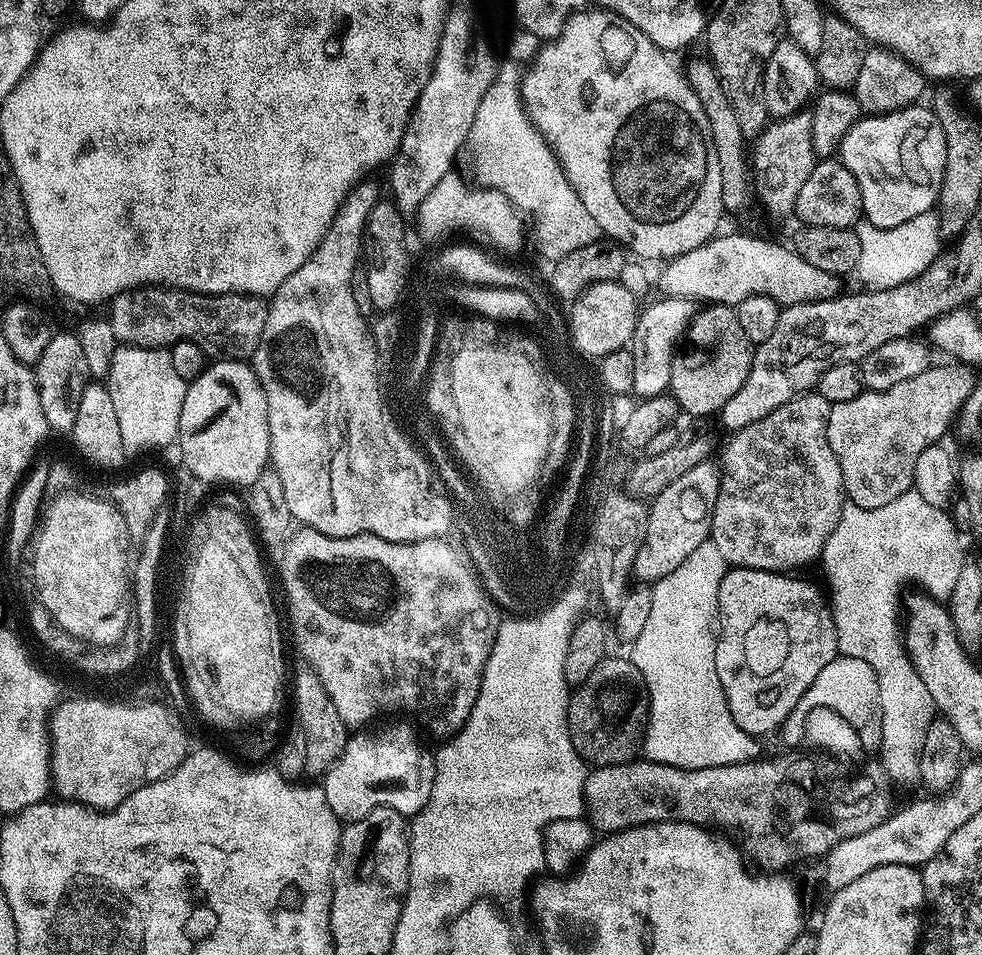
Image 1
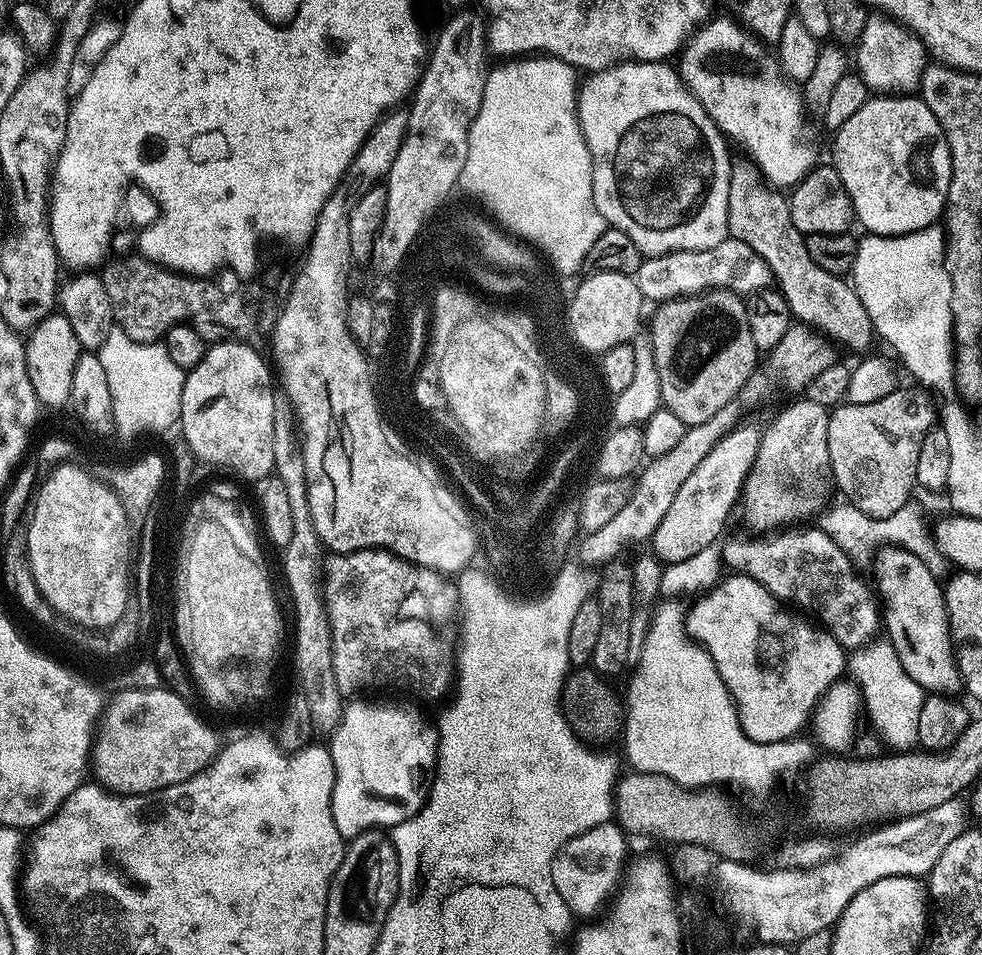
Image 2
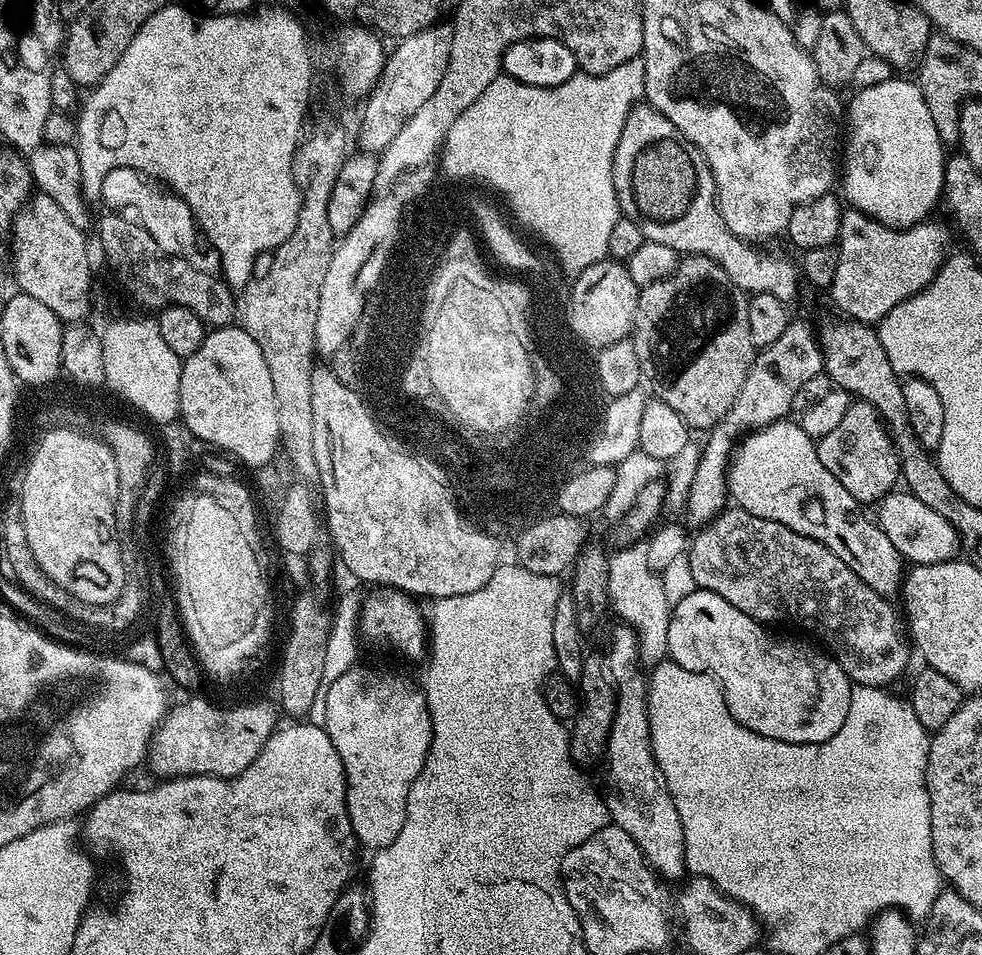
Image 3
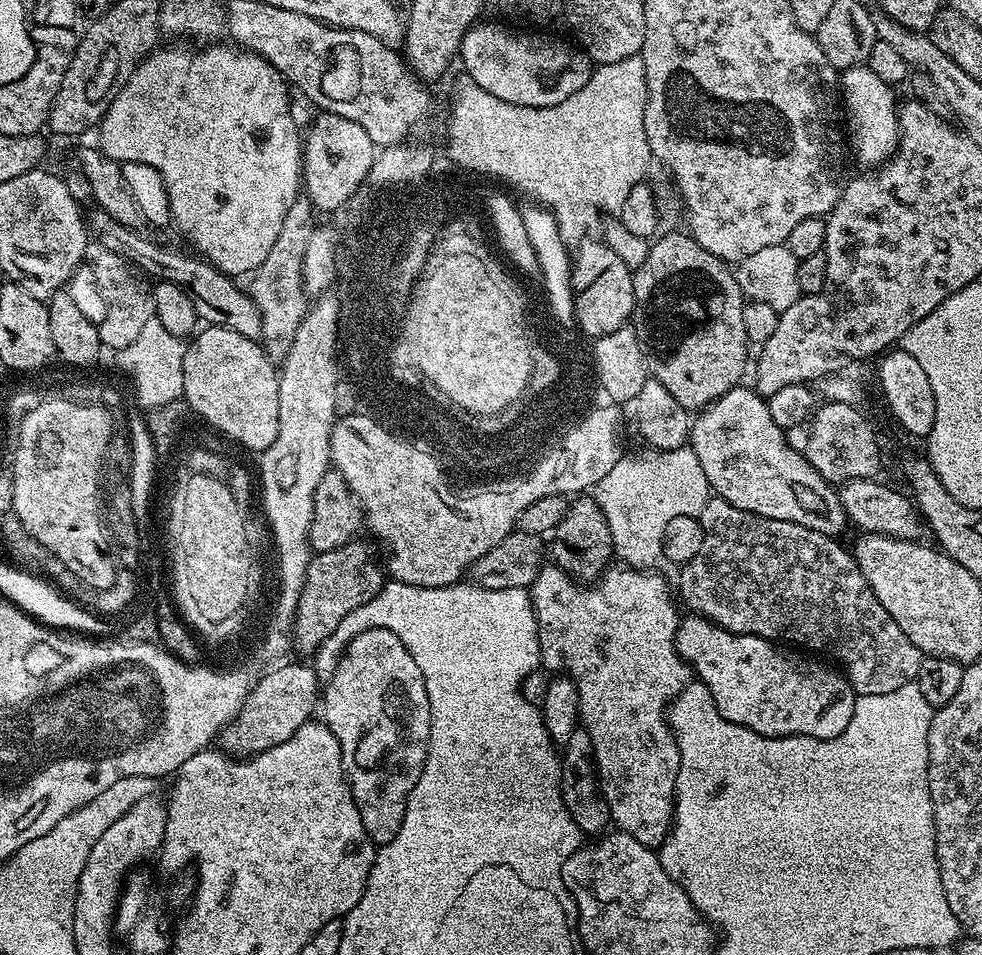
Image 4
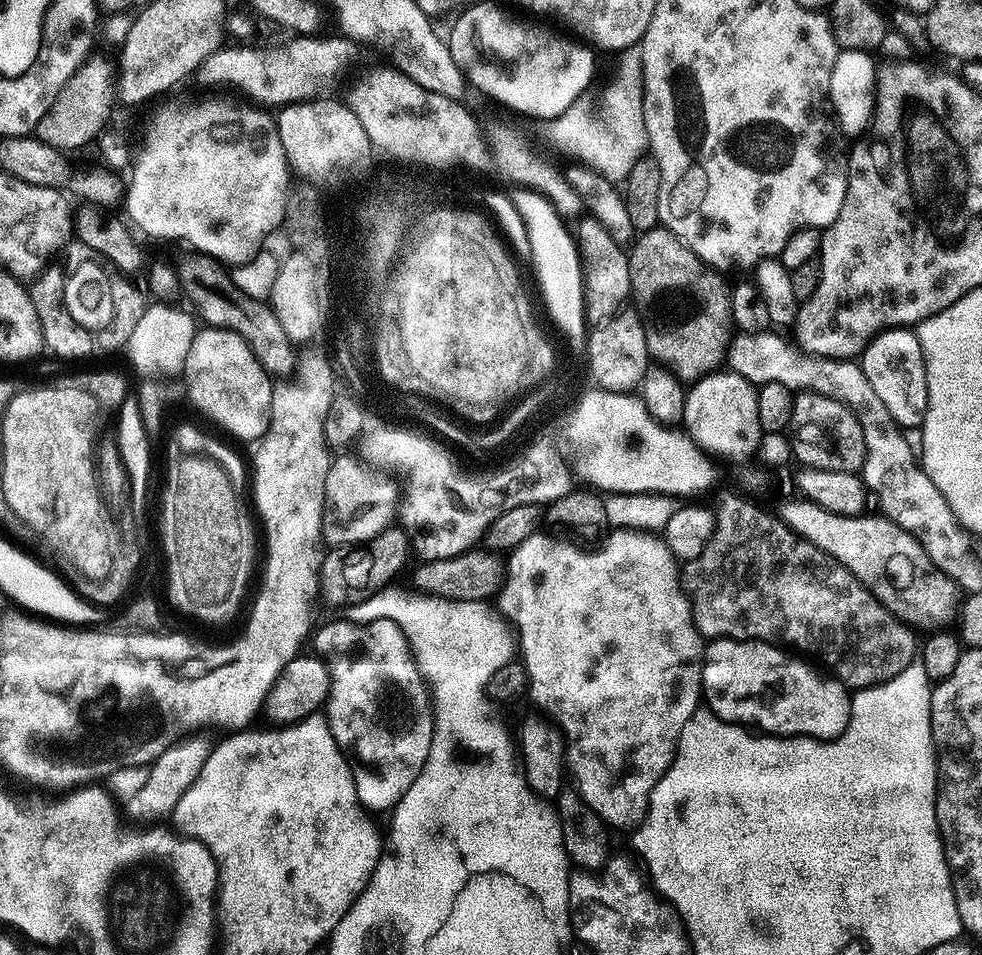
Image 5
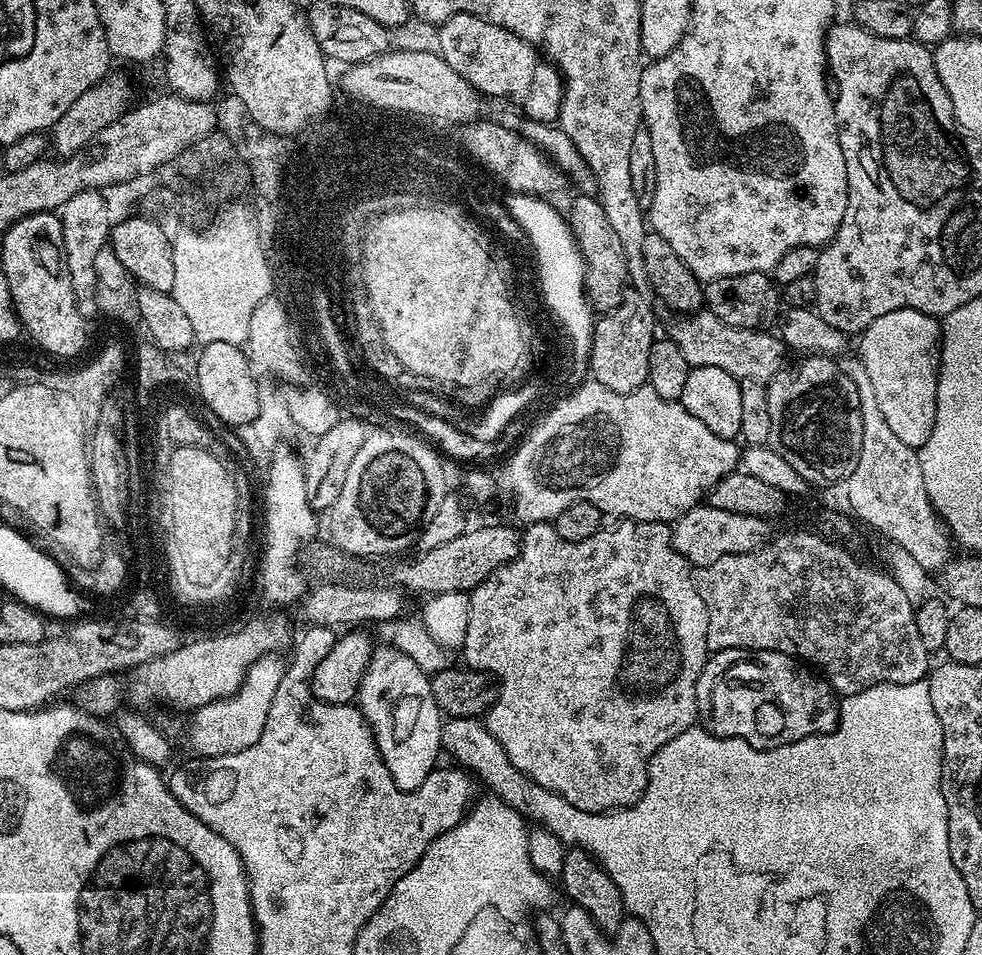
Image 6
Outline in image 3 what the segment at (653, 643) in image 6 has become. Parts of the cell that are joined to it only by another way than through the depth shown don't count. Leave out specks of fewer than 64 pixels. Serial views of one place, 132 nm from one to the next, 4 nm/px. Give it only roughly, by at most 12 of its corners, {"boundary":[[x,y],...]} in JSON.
{"boundary":[[632,628],[608,644],[611,823],[665,881],[686,876],[678,806],[652,753]]}

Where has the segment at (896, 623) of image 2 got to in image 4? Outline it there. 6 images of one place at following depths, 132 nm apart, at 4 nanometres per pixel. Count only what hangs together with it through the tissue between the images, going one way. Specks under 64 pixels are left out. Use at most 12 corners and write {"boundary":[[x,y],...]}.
{"boundary":[[731,388],[690,424],[730,506],[836,538],[840,493]]}

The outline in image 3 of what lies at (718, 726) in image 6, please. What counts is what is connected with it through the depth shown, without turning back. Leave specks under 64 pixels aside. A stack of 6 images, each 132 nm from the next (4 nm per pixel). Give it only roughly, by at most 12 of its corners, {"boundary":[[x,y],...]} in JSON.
{"boundary":[[710,590],[671,607],[667,655],[713,676],[754,734],[821,744],[854,687]]}

